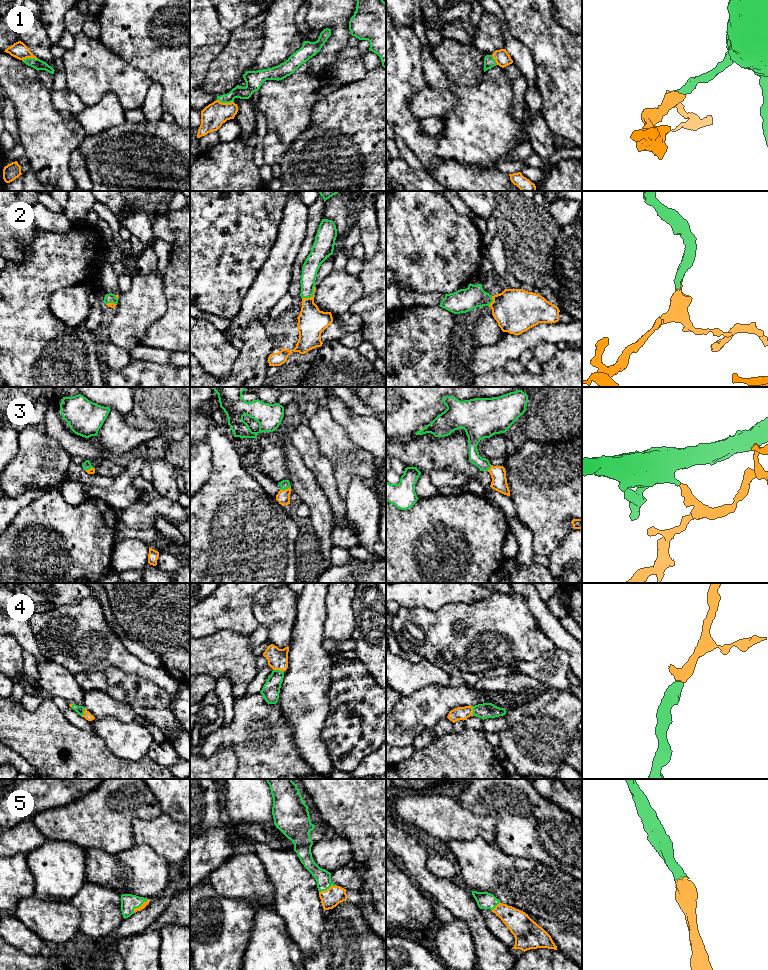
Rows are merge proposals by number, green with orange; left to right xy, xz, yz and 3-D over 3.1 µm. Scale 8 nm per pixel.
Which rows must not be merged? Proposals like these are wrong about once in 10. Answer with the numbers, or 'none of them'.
none of them

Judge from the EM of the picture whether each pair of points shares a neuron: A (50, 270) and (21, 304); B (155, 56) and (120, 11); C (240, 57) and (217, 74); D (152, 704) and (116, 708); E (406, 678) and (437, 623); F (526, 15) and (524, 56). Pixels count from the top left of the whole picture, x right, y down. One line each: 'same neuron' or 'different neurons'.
A: same neuron
B: same neuron
C: same neuron
D: different neurons
E: different neurons
F: different neurons

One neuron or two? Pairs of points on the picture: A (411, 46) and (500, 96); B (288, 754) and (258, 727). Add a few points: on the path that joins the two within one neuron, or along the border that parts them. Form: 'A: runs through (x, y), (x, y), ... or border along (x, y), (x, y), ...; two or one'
A: border along (421, 45), (421, 68), (423, 74); two
B: runs through (281, 750), (265, 734); one

